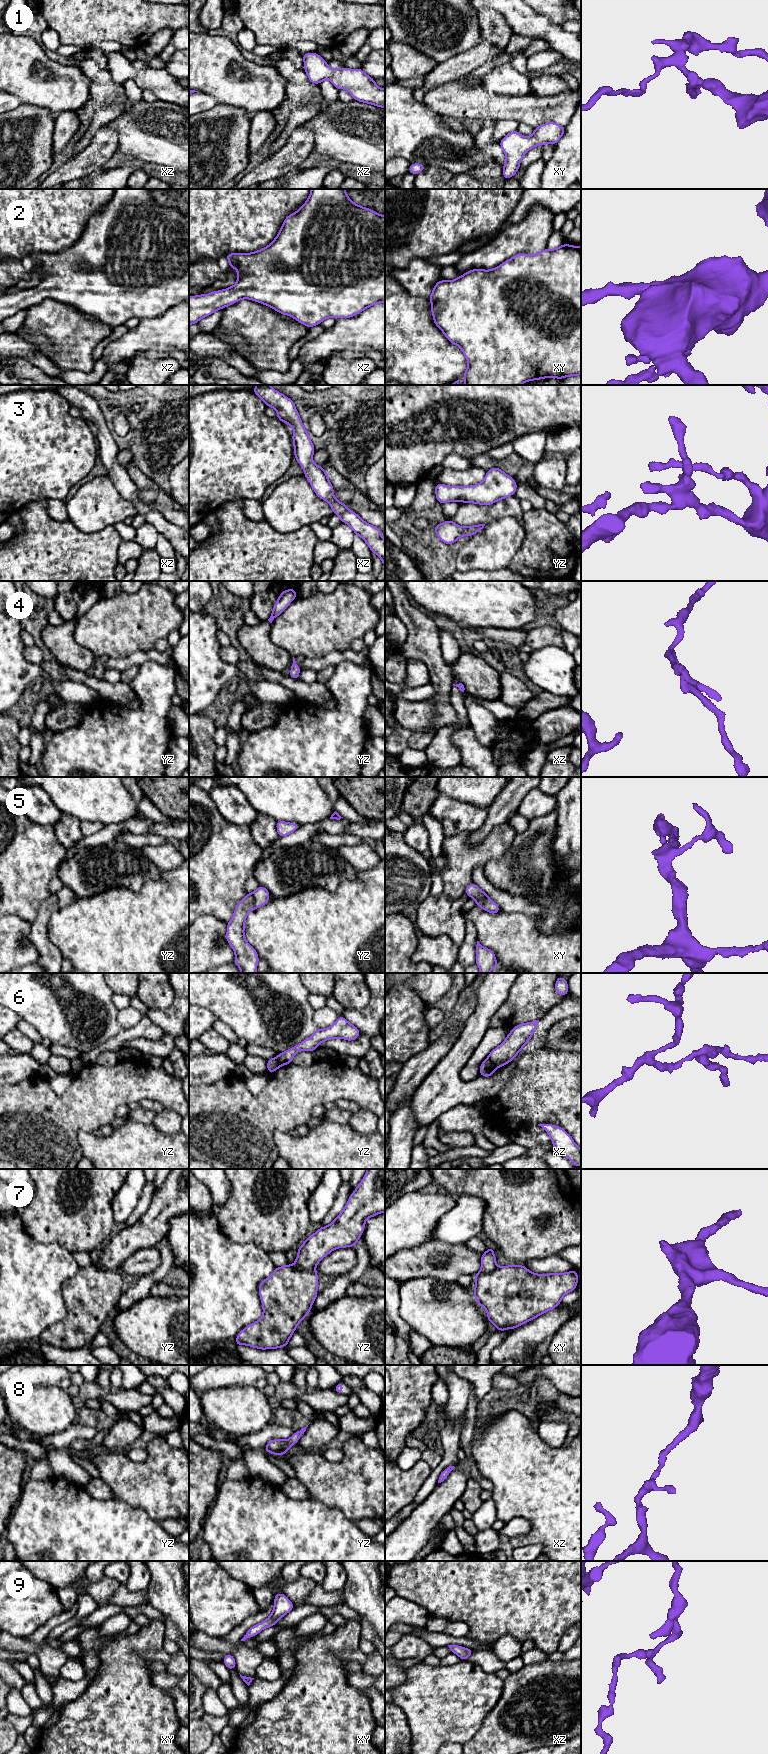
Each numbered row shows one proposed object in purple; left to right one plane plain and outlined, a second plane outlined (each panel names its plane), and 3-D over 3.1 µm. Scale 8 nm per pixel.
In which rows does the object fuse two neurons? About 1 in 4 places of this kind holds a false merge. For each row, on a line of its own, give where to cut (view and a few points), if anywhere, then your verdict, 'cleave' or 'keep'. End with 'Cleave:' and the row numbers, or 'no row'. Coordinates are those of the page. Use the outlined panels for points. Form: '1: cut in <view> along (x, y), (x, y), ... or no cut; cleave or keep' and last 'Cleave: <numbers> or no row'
1: no cut; keep
2: no cut; keep
3: no cut; keep
4: no cut; keep
5: no cut; keep
6: cut in xz along (487, 1058), (496, 1067); cleave
7: no cut; keep
8: no cut; keep
9: no cut; keep
Cleave: 6

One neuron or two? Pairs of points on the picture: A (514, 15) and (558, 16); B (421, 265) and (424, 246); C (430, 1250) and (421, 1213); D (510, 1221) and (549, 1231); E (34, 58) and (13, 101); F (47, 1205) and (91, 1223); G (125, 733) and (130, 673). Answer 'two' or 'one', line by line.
A: two
B: two
C: two
D: one
E: two
F: one
G: two

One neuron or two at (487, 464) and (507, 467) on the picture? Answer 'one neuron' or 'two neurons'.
one neuron

